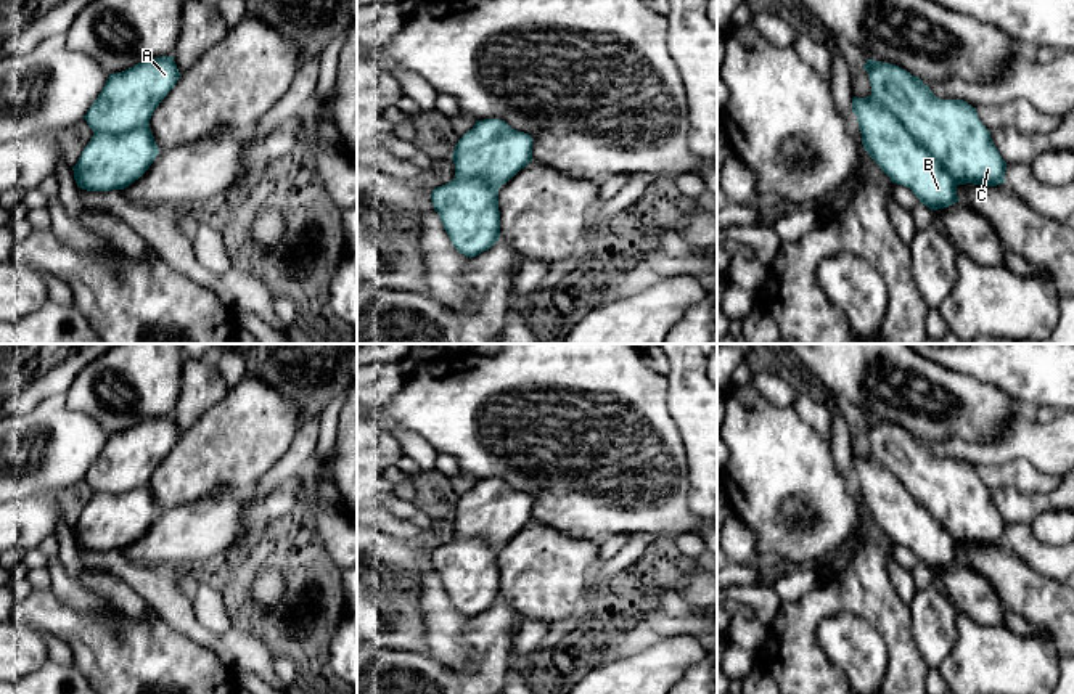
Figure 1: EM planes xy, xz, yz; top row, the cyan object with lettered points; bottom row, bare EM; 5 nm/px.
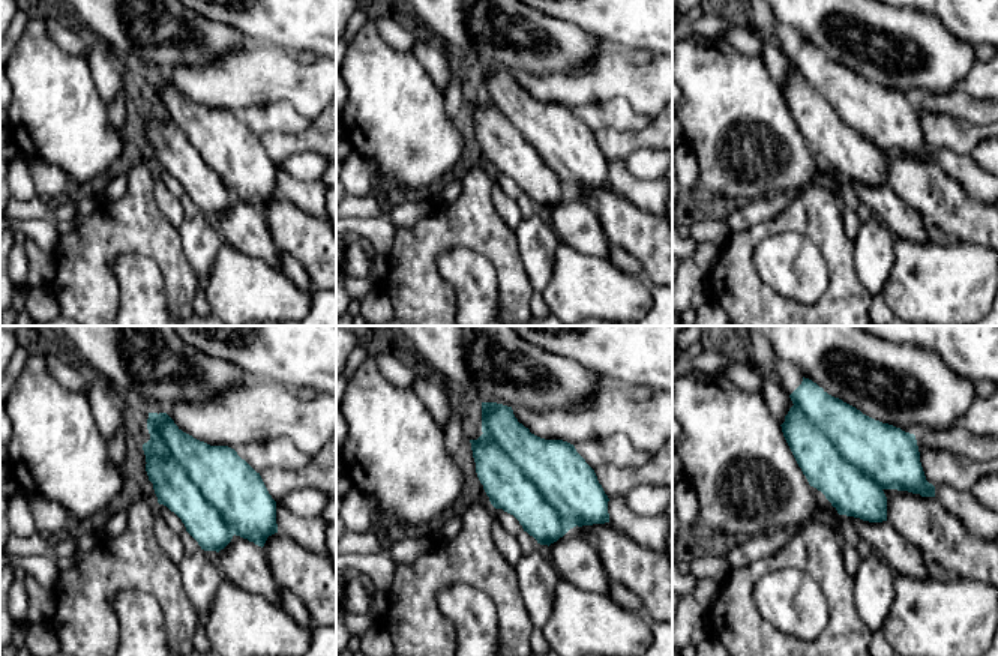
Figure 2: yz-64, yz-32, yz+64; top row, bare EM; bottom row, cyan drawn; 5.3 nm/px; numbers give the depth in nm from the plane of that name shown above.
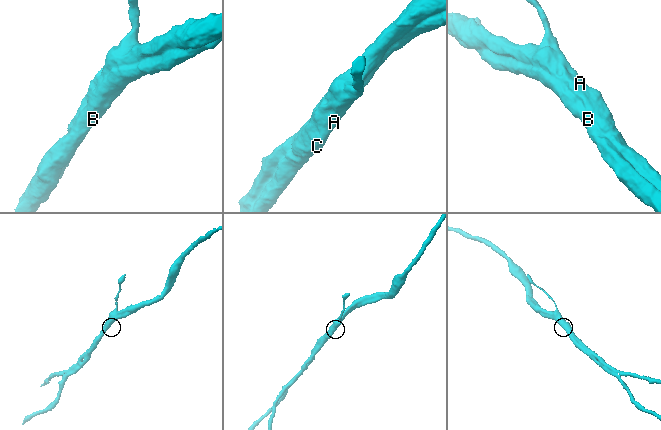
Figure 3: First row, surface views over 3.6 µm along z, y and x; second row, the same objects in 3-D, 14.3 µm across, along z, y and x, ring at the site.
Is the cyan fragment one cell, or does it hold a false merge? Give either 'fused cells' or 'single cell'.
single cell

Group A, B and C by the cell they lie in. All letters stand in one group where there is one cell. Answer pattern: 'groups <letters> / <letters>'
groups A B C

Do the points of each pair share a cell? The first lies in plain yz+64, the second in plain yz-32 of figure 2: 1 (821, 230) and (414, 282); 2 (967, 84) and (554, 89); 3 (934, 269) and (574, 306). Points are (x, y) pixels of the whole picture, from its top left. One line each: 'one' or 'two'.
1: one
2: one
3: one

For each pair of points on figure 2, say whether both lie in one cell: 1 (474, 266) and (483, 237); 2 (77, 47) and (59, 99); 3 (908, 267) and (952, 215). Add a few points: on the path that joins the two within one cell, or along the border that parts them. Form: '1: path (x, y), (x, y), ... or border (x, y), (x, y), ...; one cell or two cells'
1: border (443, 251), (479, 249), (492, 264), (498, 281); two cells
2: border (47, 30), (62, 48), (83, 59); two cells
3: border (950, 236), (964, 242), (976, 242), (982, 246); two cells

